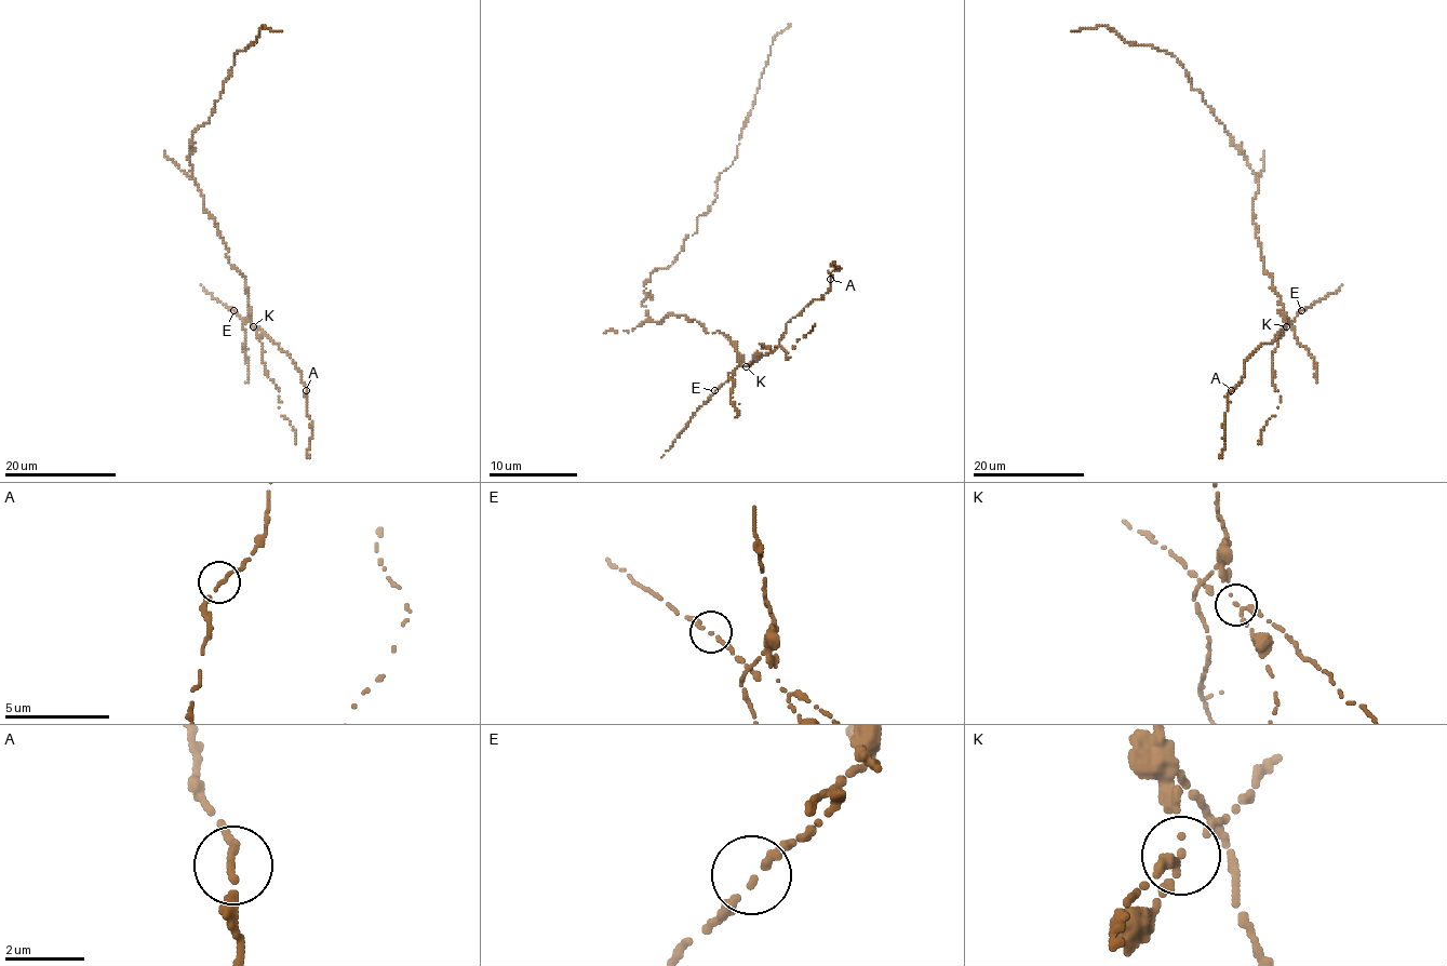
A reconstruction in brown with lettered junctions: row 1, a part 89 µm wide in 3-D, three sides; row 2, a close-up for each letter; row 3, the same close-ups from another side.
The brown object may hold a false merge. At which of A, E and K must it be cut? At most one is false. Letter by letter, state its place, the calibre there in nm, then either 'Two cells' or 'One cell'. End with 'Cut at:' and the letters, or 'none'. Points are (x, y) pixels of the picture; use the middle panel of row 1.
A: Place: (830, 279). Thickness 160 nm. One cell
E: Place: (714, 390). Thickness 160 nm. One cell
K: Place: (746, 366). Thickness 180 nm. Two cells
Cut at: K

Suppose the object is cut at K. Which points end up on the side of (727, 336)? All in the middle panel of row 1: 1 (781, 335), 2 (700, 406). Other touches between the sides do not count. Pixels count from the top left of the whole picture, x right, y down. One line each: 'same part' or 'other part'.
1: other part
2: other part

